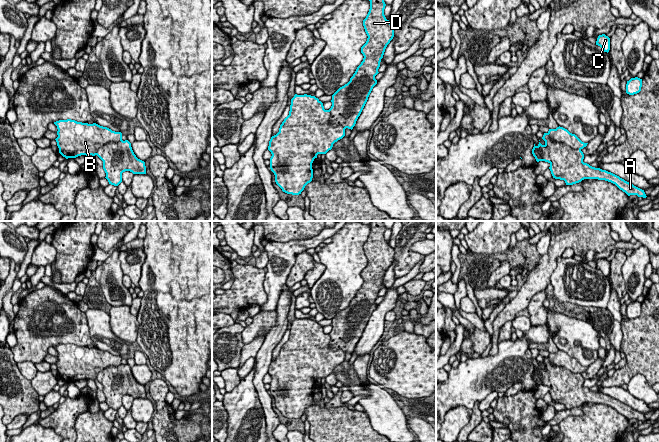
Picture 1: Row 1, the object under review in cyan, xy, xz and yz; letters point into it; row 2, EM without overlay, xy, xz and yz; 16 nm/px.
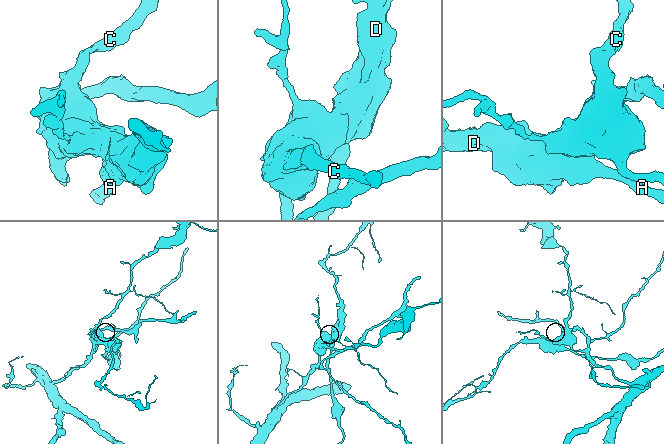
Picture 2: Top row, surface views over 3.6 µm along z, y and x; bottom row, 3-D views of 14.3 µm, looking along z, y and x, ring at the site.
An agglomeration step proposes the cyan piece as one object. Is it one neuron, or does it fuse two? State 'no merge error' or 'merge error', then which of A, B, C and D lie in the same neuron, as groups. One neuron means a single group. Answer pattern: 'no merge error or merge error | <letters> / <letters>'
merge error | A D / B C

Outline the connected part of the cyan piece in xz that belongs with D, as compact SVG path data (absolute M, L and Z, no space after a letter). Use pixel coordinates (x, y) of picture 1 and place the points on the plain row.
M371 221L369 225L370 233L363 244L368 260L361 271L364 282L350 305L332 319L329 335L330 348L333 351L341 349L345 353L353 353L373 311L377 308L375 300L379 297L381 283L394 261L394 248L384 239L386 228L383 221Z

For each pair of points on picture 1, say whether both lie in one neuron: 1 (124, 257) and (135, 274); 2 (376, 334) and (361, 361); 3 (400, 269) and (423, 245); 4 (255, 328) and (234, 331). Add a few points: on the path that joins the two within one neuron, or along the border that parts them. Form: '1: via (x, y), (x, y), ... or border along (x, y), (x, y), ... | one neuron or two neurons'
1: via (128, 261), (133, 270) | one neuron
2: border along (368, 353), (357, 357) | two neurons
3: border along (425, 238), (416, 241), (409, 248) | two neurons
4: border along (244, 328), (241, 333), (243, 344) | two neurons

